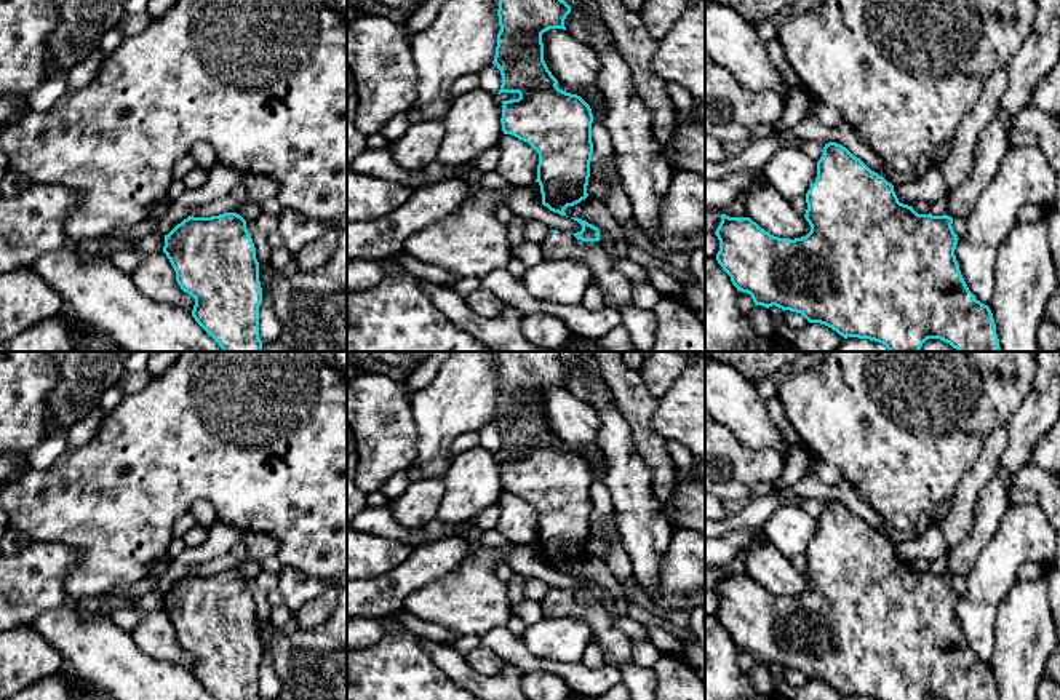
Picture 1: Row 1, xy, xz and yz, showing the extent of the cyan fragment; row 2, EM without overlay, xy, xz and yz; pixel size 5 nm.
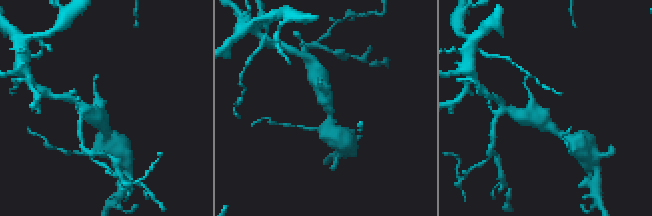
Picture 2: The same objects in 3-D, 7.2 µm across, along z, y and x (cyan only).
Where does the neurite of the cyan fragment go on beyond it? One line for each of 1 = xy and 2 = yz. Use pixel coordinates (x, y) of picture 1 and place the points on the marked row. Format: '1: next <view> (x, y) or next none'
1: next none
2: next yz (1040, 53)

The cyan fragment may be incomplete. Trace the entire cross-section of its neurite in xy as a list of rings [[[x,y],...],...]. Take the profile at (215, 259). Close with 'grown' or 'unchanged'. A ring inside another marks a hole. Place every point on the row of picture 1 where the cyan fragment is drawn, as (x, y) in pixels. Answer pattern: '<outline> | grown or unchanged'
[[[237,213],[189,216],[165,235],[163,253],[176,272],[181,289],[195,299],[192,316],[219,347],[224,352],[262,352],[259,337],[262,288],[246,221]]] | unchanged

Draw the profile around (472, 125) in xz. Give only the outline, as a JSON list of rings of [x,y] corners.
[[[481,88],[456,97],[444,115],[444,137],[436,161],[462,166],[502,139],[502,101]]]

